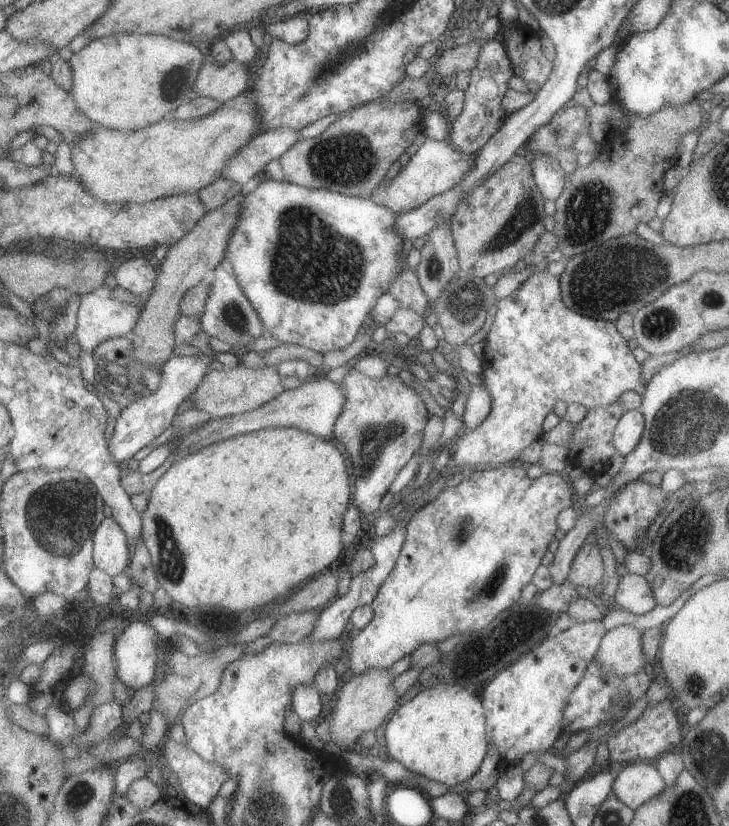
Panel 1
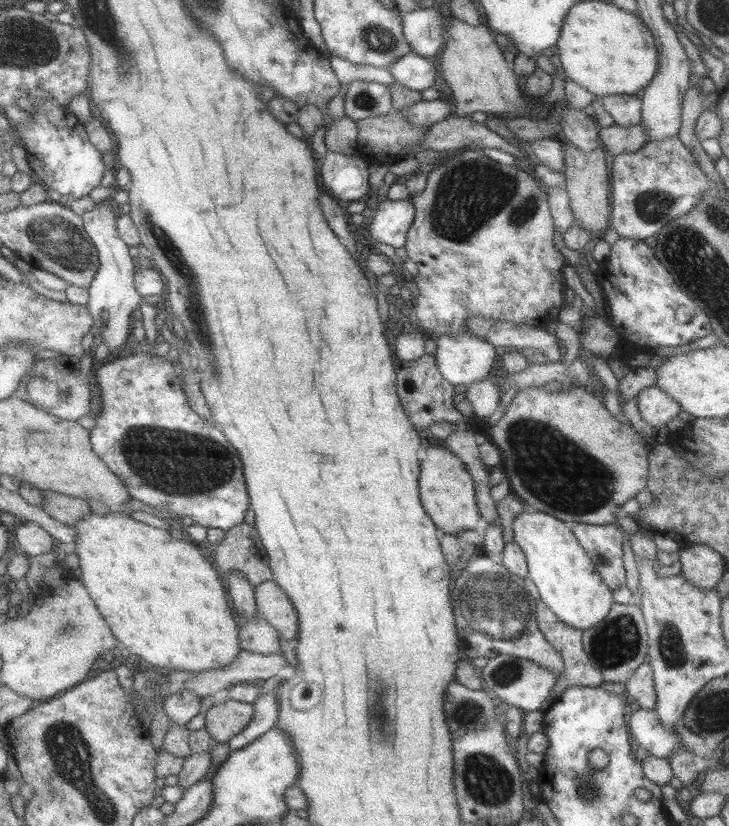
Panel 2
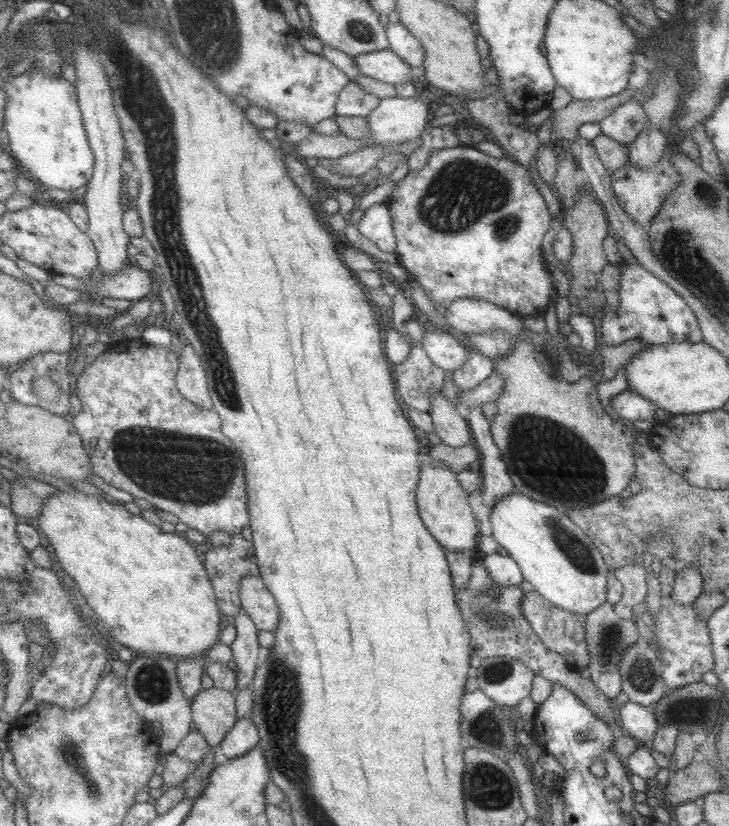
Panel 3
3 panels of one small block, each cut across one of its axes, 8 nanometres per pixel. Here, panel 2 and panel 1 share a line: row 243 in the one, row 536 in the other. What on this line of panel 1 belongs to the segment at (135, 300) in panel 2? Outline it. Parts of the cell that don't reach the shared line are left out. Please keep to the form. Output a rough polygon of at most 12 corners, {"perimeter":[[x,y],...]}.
{"perimeter":[[107,517],[95,532],[94,566],[109,576],[132,562],[121,526]]}

